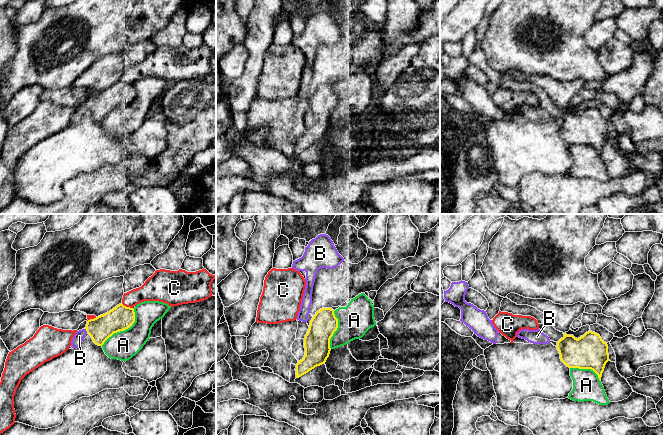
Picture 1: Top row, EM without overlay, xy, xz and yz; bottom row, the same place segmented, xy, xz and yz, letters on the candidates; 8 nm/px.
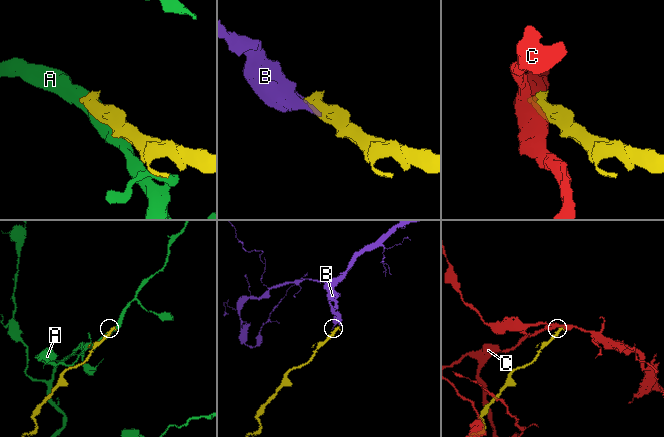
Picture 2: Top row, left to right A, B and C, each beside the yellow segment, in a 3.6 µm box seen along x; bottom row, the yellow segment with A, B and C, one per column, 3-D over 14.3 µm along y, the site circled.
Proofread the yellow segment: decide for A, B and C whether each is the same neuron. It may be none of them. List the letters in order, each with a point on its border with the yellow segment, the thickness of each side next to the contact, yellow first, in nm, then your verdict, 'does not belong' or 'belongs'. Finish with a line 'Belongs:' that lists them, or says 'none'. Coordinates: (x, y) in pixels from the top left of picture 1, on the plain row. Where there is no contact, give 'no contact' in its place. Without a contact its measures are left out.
A: xz (336, 105) | 200/260 nm | does not belong
B: xy (86, 106) | 190/80 nm | belongs
C: xy (127, 83) | 200/180 nm | does not belong
Belongs: B

